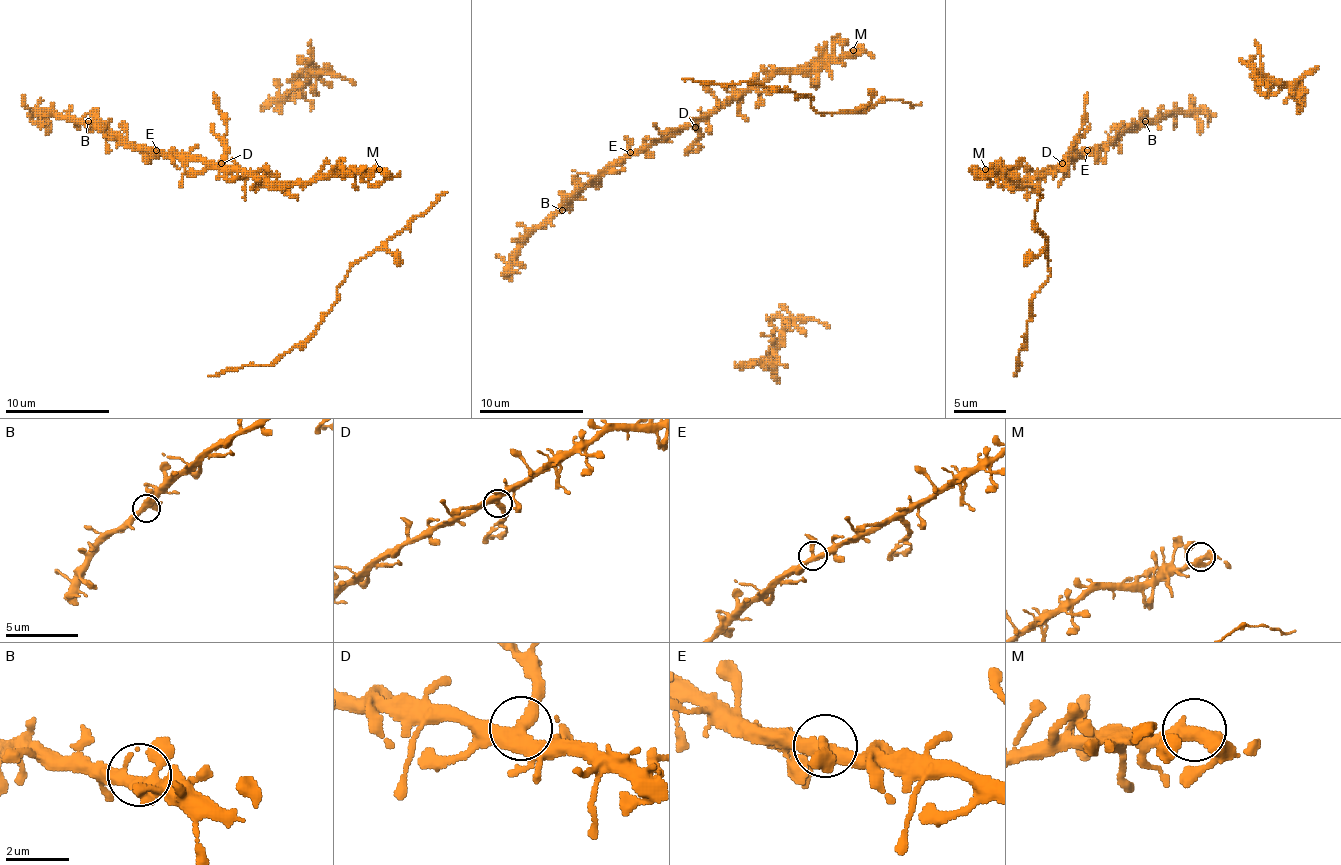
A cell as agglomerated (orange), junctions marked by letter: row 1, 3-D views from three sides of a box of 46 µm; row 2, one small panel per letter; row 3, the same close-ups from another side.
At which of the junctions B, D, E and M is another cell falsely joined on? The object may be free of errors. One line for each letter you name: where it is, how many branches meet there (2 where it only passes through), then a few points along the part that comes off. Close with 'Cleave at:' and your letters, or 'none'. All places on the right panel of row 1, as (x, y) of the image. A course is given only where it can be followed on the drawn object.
D: (1062, 163) | 3 | (1061, 163), (1082, 127), (1087, 92)
Cleave at: D

